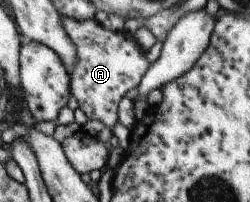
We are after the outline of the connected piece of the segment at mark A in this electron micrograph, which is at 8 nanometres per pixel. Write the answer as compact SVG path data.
M60 16L60 23L76 52L69 72L70 94L89 120L97 120L111 131L118 120L119 101L127 90L139 84L147 70L149 63L145 60L145 52L139 50L132 36L123 30L108 31L94 17L74 19Z

